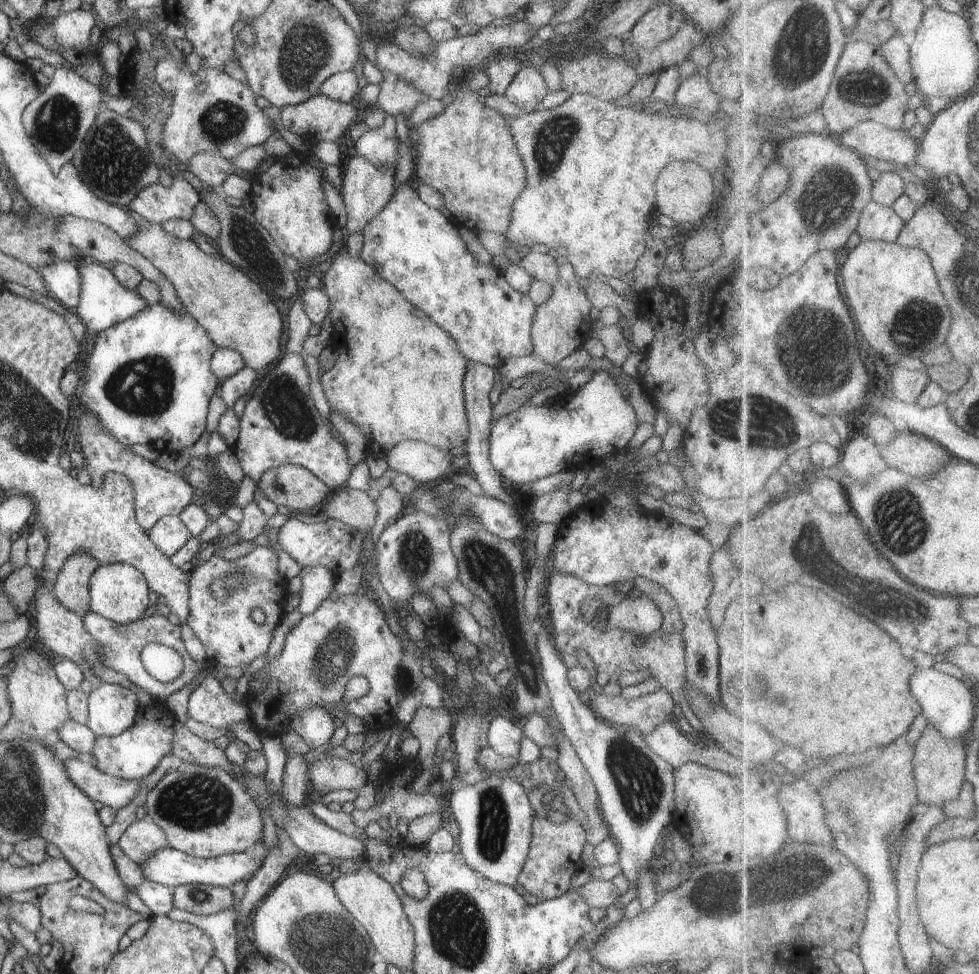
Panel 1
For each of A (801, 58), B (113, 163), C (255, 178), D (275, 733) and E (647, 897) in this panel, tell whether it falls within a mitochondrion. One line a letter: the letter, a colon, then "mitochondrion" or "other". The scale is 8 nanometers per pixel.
A: mitochondrion
B: mitochondrion
C: other
D: other
E: other

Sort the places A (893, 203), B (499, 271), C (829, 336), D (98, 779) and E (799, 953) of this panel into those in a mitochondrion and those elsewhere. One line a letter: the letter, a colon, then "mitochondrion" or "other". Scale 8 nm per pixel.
A: other
B: other
C: mitochondrion
D: other
E: other

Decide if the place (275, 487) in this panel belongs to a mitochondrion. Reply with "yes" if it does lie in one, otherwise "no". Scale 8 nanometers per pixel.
yes

